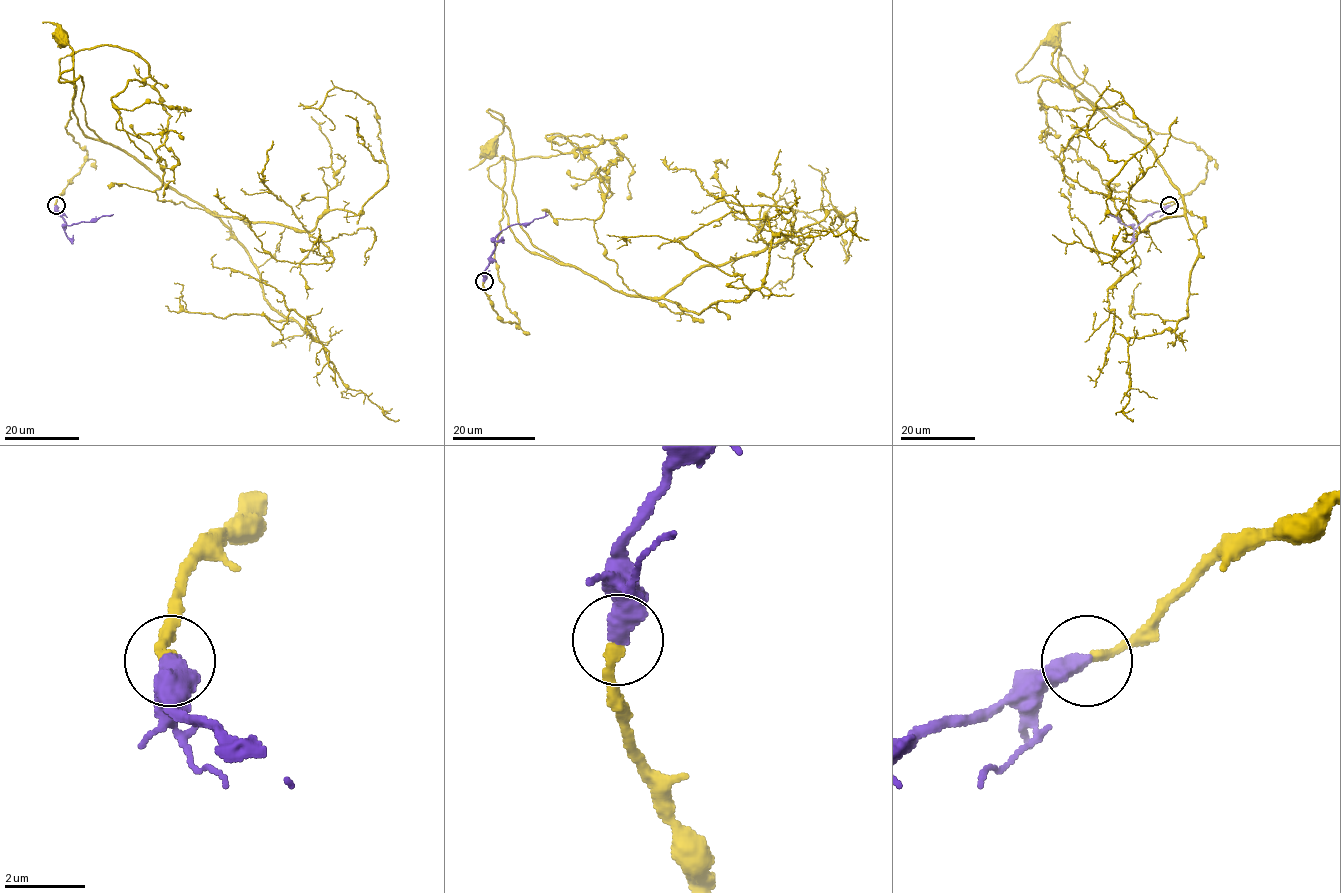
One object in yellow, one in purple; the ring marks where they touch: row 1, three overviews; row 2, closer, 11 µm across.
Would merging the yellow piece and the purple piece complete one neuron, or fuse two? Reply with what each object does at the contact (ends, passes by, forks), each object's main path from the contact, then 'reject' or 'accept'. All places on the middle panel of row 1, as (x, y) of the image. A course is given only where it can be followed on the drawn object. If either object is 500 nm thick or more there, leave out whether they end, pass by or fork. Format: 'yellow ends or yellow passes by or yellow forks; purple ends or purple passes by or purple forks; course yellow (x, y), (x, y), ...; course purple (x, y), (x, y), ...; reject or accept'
yellow ends; purple ends; course yellow (483, 281), (519, 323), (494, 254), (502, 156), (510, 231), (547, 255), (490, 109), (490, 151); course purple (483, 281), (483, 272), (495, 248), (493, 241), (496, 236), (511, 225), (527, 224), (548, 214); accept

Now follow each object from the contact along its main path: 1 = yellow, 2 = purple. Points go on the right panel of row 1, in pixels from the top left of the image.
1: (1170, 205), (1207, 155), (1122, 118), (1065, 56), (1059, 73), (1146, 145), (1052, 78), (1020, 82), (1054, 38)
2: (1170, 205), (1149, 214), (1135, 228), (1119, 222), (1110, 214)

